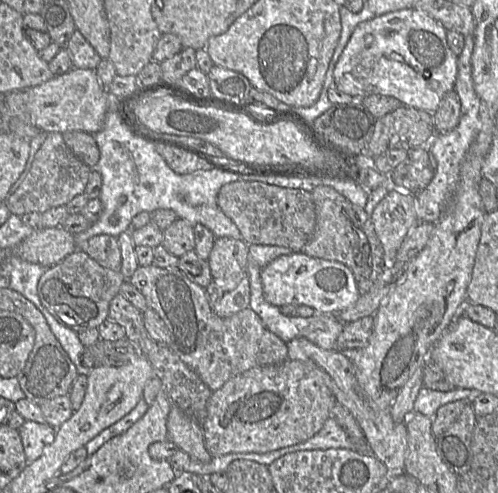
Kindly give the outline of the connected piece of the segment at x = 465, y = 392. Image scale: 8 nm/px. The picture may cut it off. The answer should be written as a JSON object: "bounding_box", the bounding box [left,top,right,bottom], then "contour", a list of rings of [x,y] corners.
{"bounding_box":[414,386,482,418],"contour":[[[424,386],[419,390],[417,398],[414,402],[414,412],[421,413],[429,418],[433,418],[441,406],[457,400],[469,400],[473,402],[474,398],[482,392],[478,390],[454,388],[448,392],[441,392],[428,389]]]}

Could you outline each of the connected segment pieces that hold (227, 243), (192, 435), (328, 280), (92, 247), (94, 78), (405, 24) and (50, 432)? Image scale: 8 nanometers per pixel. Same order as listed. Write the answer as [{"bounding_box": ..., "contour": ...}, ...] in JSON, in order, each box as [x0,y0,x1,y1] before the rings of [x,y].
[{"bounding_box":[208,238,248,290],"contour":[[[215,238],[208,259],[212,280],[223,290],[233,290],[247,274],[248,256],[243,239]]]},{"bounding_box":[167,404,212,463],"contour":[[[172,404],[167,418],[167,432],[169,440],[171,440],[179,449],[187,452],[192,460],[208,463],[212,459],[212,455],[205,446],[201,424],[176,404]]]},{"bounding_box":[261,252,360,313],"contour":[[[303,252],[282,255],[261,269],[265,300],[277,307],[287,304],[312,307],[316,313],[339,313],[356,303],[360,292],[350,268],[338,261],[310,257]]]},{"bounding_box":[81,234,122,271],"contour":[[[107,234],[93,236],[83,243],[81,250],[101,266],[114,271],[121,270],[122,256],[118,238]]]},{"bounding_box":[26,68,110,135],"contour":[[[72,68],[67,73],[54,76],[50,80],[26,91],[29,120],[43,132],[59,132],[63,134],[67,131],[83,131],[94,135],[103,127],[110,95],[100,83],[96,70]]]},{"bounding_box":[334,8,457,112],"contour":[[[415,8],[389,12],[361,22],[355,27],[334,67],[334,85],[355,99],[381,94],[398,99],[402,105],[434,112],[445,94],[454,89],[457,76],[457,56],[448,46],[446,32],[439,22]]]},{"bounding_box":[19,420,56,463],"contour":[[[25,420],[19,428],[19,434],[27,462],[30,463],[39,458],[44,448],[54,441],[56,428],[47,422]]]}]

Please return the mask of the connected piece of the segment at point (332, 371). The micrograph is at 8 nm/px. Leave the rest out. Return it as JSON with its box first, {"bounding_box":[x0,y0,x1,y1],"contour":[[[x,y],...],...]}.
{"bounding_box":[286,337,408,474],"contour":[[[304,337],[294,338],[286,345],[288,359],[312,362],[326,374],[326,384],[334,398],[350,411],[361,428],[368,442],[368,452],[379,459],[391,474],[405,473],[405,455],[408,445],[406,423],[395,422],[391,417],[390,409],[380,409],[362,393],[350,357],[340,351],[322,349]]]}

